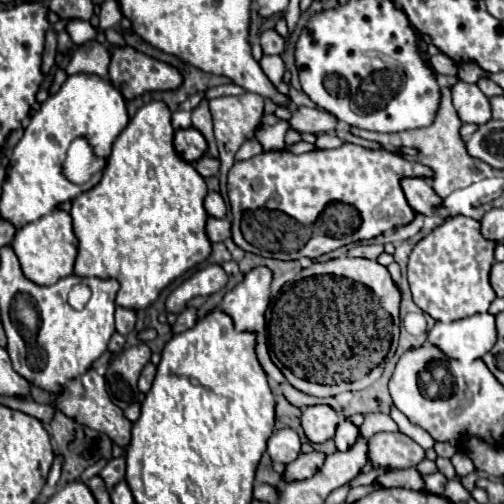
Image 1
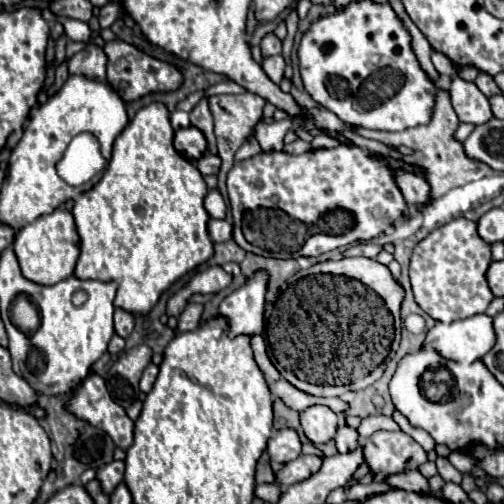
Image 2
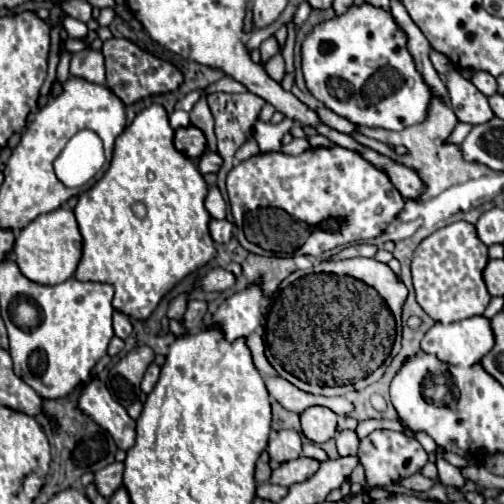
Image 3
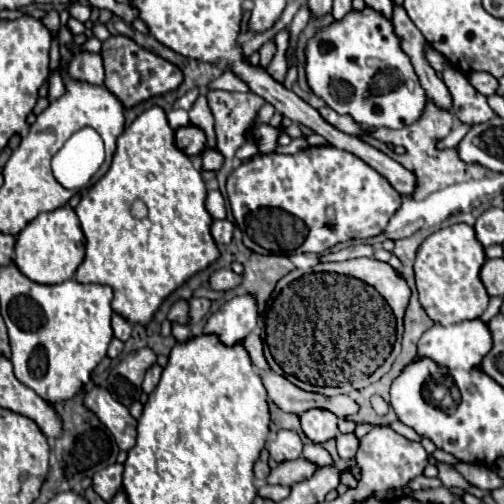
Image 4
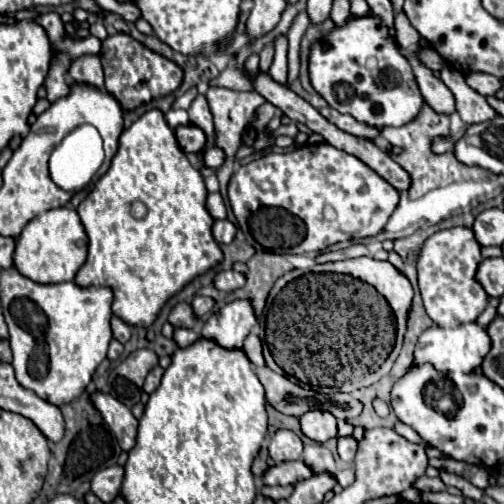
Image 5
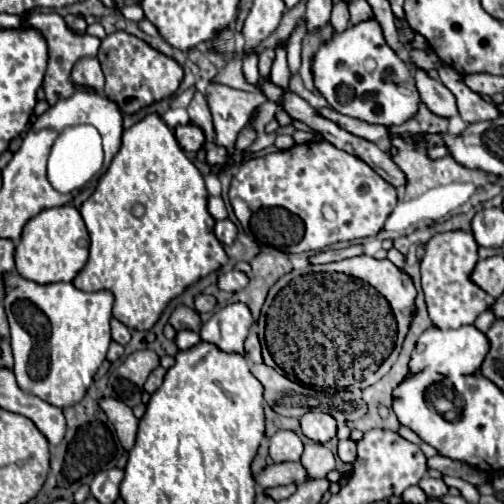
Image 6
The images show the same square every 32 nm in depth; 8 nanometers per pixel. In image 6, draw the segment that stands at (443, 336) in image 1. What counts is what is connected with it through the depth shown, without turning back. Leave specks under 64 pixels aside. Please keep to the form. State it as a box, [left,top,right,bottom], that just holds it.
[410,324,490,374]

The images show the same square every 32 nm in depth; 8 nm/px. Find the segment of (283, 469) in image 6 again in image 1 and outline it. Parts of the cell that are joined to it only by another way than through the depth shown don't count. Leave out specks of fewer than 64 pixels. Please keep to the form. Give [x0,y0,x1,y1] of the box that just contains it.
[286,452,326,482]

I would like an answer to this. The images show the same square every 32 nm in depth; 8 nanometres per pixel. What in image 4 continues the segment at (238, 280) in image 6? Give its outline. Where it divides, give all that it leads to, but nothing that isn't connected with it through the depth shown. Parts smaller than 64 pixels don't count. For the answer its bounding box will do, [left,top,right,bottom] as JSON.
[208,270,238,290]

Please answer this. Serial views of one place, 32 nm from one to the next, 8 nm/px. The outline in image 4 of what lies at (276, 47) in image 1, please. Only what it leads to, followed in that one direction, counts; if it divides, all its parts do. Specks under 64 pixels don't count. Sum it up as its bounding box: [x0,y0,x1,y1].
[260,40,276,68]

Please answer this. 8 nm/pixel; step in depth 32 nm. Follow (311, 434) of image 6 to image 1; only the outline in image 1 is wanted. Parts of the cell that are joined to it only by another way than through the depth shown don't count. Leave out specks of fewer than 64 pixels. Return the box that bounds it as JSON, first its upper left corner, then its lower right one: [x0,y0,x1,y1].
[302,404,338,442]

